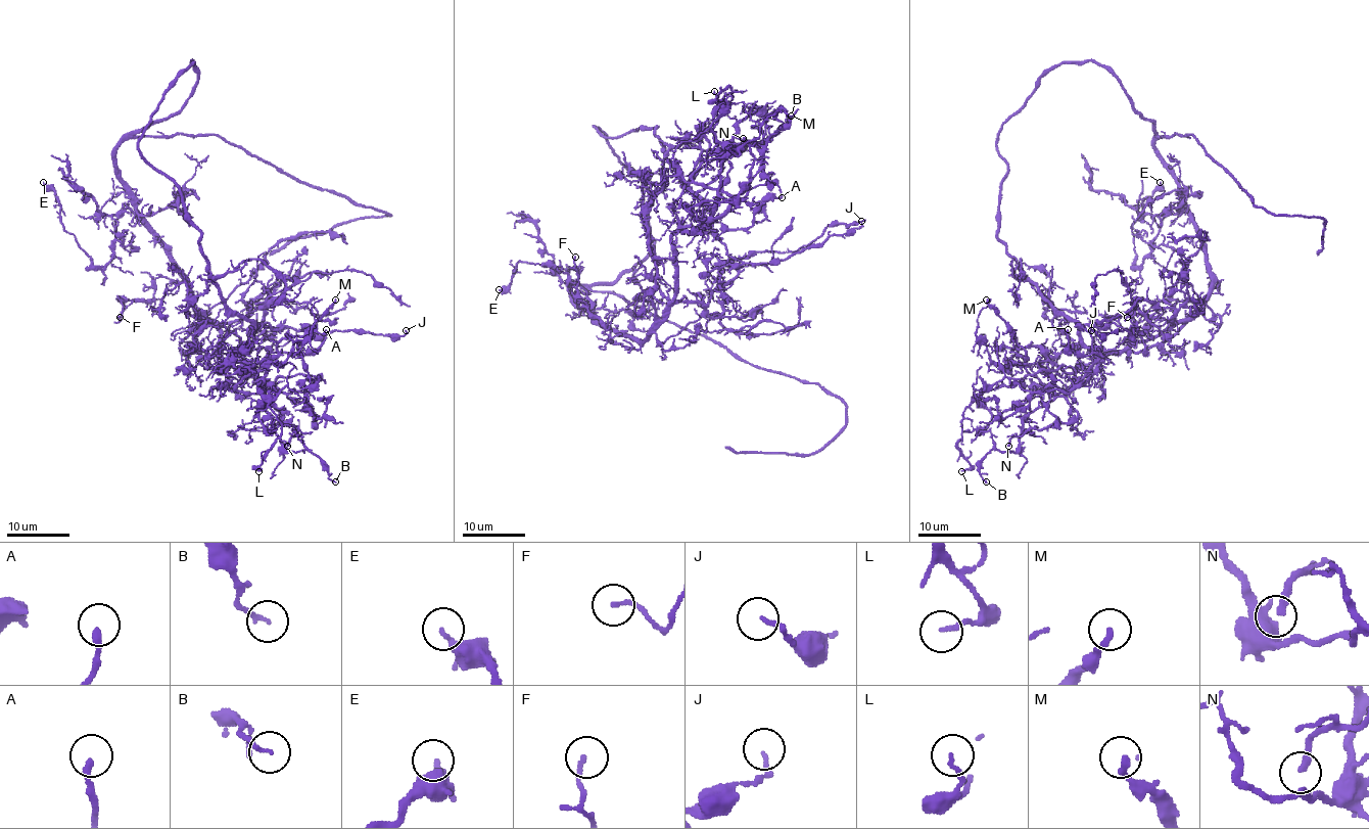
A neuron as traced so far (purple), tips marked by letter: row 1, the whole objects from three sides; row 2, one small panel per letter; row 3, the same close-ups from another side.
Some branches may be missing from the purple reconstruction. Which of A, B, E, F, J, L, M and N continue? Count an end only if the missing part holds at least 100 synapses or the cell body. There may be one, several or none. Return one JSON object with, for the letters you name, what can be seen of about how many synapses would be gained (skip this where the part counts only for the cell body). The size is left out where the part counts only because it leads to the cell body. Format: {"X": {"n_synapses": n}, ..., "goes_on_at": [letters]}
{"goes_on_at": []}

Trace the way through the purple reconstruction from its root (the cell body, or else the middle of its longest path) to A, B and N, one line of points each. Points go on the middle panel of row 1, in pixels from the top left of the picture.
A: (580, 308), (643, 340), (675, 292), (672, 236), (707, 221), (749, 228), (763, 203), (782, 197)
B: (580, 308), (643, 340), (675, 292), (672, 236), (714, 211), (723, 154), (755, 139), (775, 111), (791, 116)
N: (580, 308), (636, 340), (654, 330), (675, 292), (672, 236), (719, 195), (740, 201), (743, 138)

